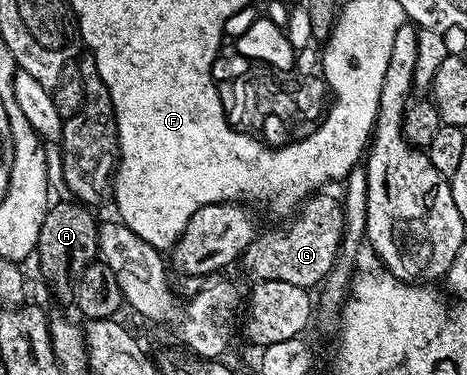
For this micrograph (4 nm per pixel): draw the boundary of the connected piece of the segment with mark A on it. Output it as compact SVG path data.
M77 200L55 201L47 209L44 224L40 228L36 259L50 290L62 302L74 301L77 278L99 257L98 227L99 219L94 219L89 209Z

